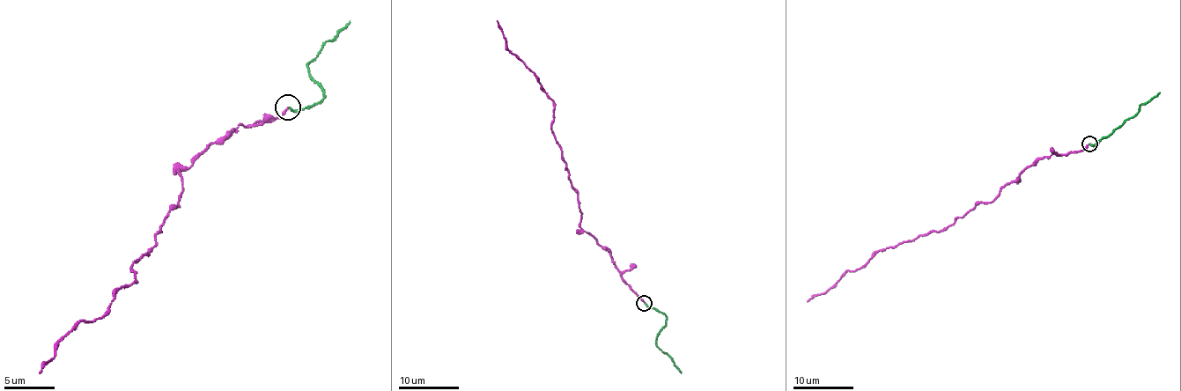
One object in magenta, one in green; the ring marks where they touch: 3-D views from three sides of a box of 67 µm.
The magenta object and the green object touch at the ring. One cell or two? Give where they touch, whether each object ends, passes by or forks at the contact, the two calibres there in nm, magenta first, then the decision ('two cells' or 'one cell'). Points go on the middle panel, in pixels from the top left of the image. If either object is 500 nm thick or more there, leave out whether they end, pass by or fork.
(644, 303) | magenta ends | green ends | 170/160 nm | one cell

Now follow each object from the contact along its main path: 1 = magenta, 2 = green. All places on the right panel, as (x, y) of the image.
1: (1089, 143), (1083, 150), (1041, 158), (992, 201), (978, 202), (944, 228), (880, 249), (808, 302)
2: (1089, 143), (1094, 145), (1110, 135), (1131, 118), (1141, 105), (1160, 92)

